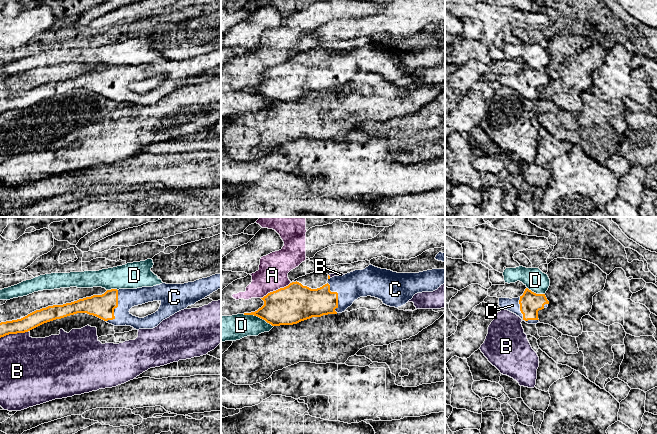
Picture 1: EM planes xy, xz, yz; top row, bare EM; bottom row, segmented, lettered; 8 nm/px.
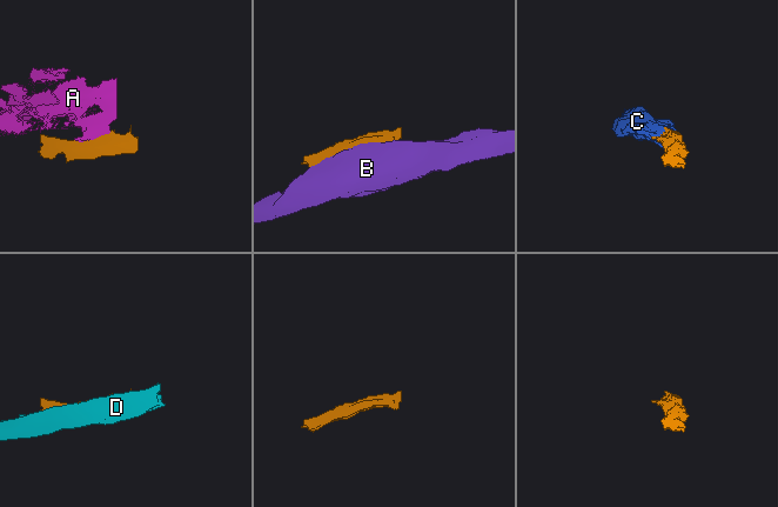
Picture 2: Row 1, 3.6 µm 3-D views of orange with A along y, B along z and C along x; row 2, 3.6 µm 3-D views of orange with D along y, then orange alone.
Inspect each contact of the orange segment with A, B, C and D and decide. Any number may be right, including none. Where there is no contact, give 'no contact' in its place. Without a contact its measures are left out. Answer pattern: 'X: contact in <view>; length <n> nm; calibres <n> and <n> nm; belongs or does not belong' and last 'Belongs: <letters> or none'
A: contact in xz; length 280 nm; calibres 300 and 240 nm; does not belong
B: contact in xy; length 240 nm; calibres 120 and 420 nm; does not belong
C: contact in yz; length 260 nm; calibres 180 and 110 nm; belongs
D: contact in xz; length 260 nm; calibres 300 and 200 nm; does not belong
Belongs: C

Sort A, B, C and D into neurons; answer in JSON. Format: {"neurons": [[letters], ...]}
{"neurons": [["A"], ["B"], ["C"], ["D"]]}

